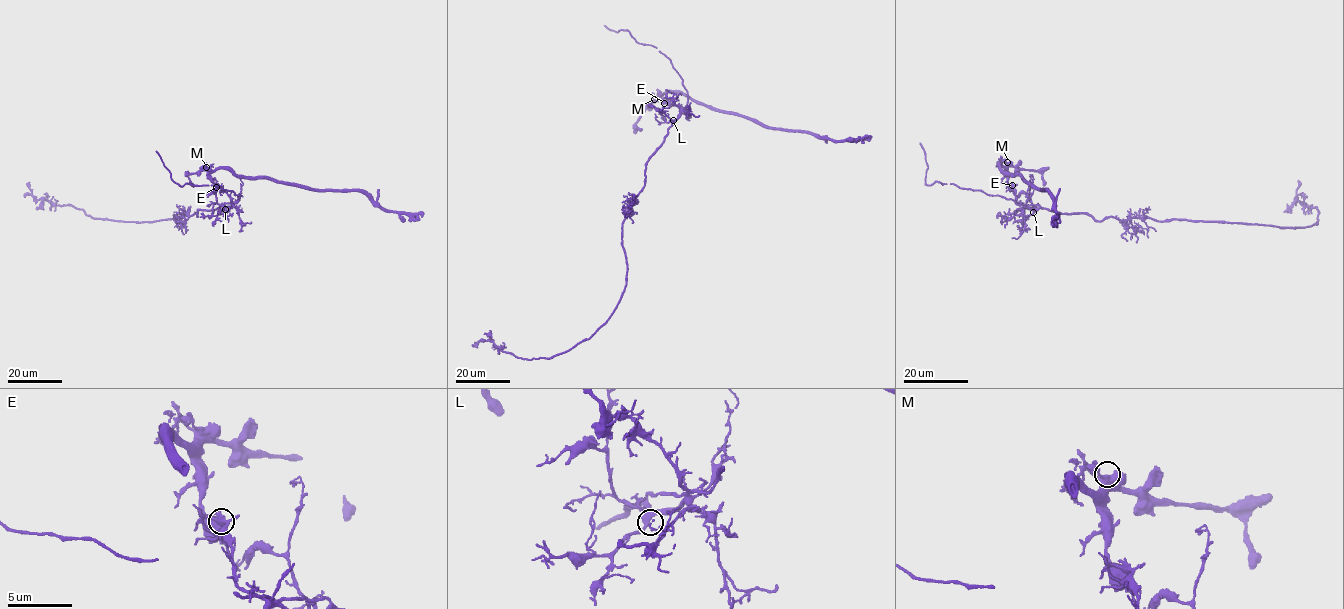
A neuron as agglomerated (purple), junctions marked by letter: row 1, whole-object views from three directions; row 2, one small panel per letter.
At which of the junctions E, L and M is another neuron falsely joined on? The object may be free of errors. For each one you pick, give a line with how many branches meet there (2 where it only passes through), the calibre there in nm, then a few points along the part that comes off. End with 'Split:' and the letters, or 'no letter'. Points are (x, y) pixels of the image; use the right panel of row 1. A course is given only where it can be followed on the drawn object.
E: branches 3; calibre 440 nm; course (1012, 185), (1021, 204), (1098, 221), (1307, 227), (1319, 213), (1296, 201), (1298, 180)
Split: E

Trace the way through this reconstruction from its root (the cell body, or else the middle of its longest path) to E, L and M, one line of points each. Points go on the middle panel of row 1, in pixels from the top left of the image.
E: (648, 159), (680, 111), (679, 106), (664, 103)
L: (648, 159), (663, 141), (673, 120)
M: (648, 159), (680, 111), (679, 106), (654, 99)

